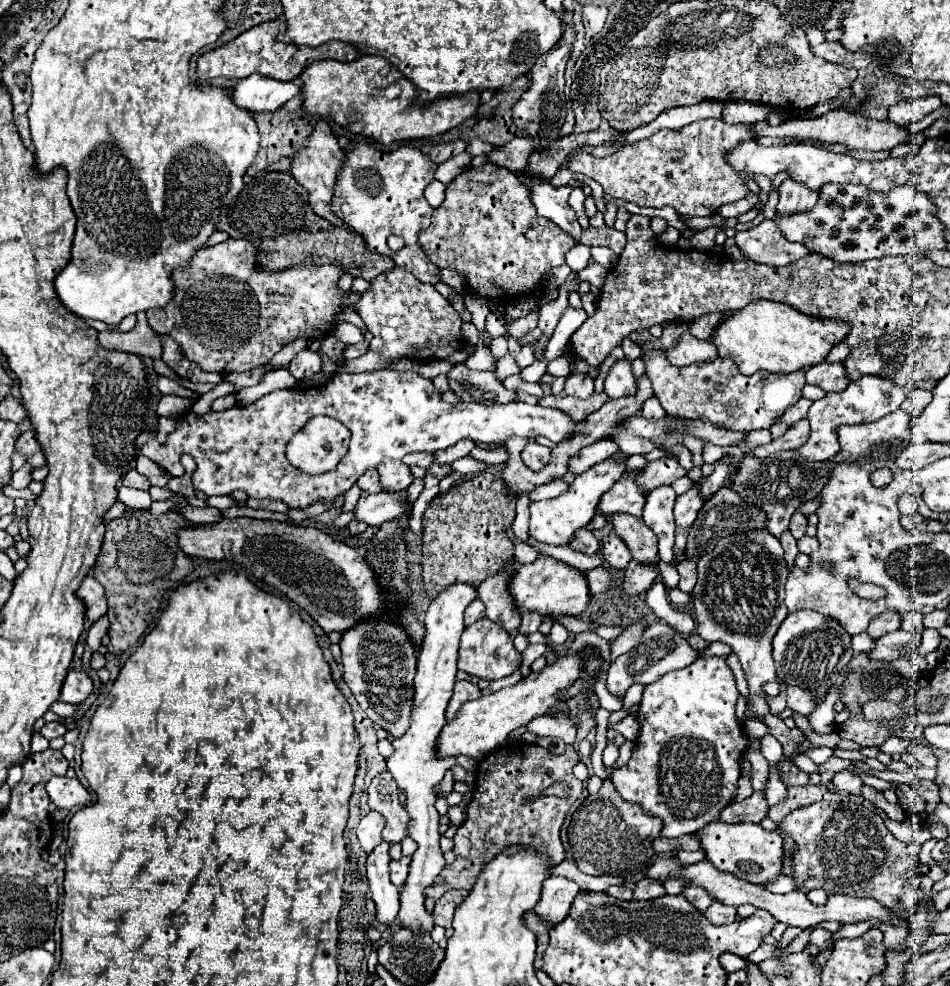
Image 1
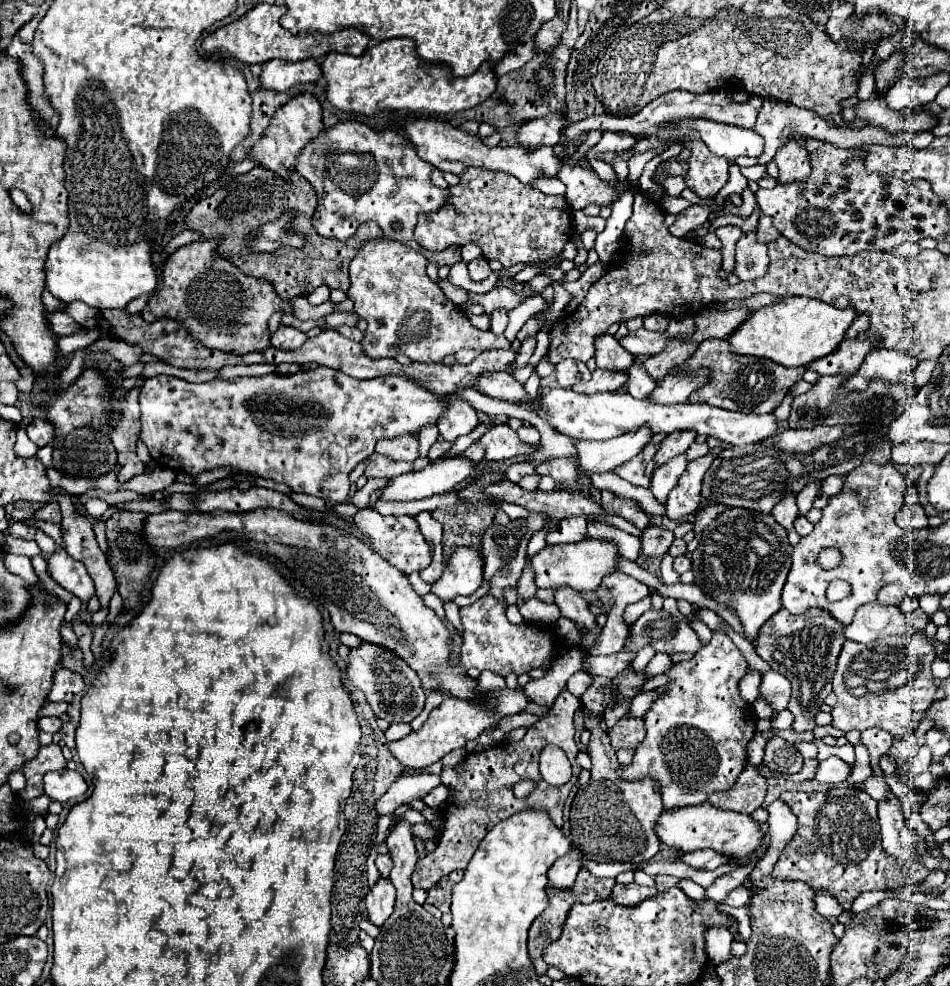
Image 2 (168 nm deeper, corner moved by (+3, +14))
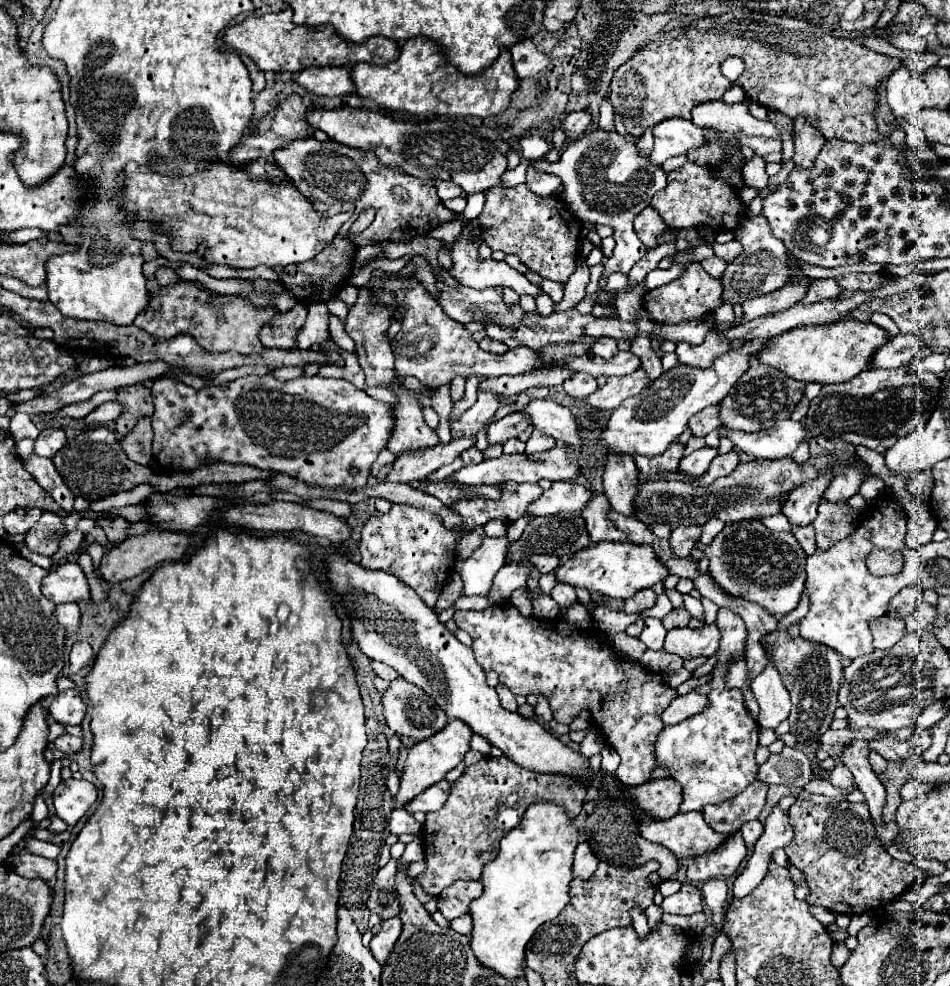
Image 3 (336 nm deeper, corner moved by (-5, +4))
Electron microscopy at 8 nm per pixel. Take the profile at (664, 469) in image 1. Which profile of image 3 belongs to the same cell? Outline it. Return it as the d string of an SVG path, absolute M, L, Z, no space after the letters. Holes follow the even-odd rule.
M707 406L707 410L695 414L689 420L689 428L691 428L693 436L697 436L697 438L705 438L709 432L717 430L719 426L721 426L721 420L719 420L719 408L717 406Z

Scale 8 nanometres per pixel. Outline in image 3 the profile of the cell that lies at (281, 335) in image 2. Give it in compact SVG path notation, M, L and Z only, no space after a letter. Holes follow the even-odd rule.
M297 302L295 308L291 308L285 314L277 314L263 330L261 330L261 342L265 348L277 348L277 350L293 350L297 348L297 334L307 318L305 304Z

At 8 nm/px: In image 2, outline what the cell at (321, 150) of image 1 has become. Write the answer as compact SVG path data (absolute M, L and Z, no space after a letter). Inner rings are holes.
M309 92L297 94L287 104L283 104L275 110L275 114L273 114L267 130L263 132L261 140L249 150L249 156L261 168L277 172L283 178L289 178L289 174L295 170L295 158L299 156L299 150L307 142L311 142L311 138L317 136L321 130L323 130L323 122L321 122L321 106L319 106L317 98Z

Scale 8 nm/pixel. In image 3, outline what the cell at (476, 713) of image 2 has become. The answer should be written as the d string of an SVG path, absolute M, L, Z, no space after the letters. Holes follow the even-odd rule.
M449 720L447 728L443 728L443 732L435 732L435 736L415 742L413 748L409 750L409 756L407 756L407 762L405 762L405 768L401 774L401 788L399 788L399 794L395 796L397 808L403 808L407 804L407 800L413 800L425 788L443 780L451 768L455 768L459 762L463 762L463 756L471 750L471 736L473 736L473 732L467 728L467 724L463 724L461 720Z

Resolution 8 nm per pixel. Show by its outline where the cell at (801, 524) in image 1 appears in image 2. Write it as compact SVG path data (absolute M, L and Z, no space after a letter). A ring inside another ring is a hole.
M821 480L809 482L799 494L797 494L797 506L799 506L799 514L805 516L811 508L813 508L813 500L821 496Z

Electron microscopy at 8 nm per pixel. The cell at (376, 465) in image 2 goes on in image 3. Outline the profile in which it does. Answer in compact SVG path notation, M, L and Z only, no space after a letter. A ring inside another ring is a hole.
M459 438L449 444L439 444L431 450L411 452L407 456L399 456L393 462L391 472L385 482L403 482L409 484L413 480L423 480L427 474L437 470L443 464L451 464L463 450L475 446L475 438Z

